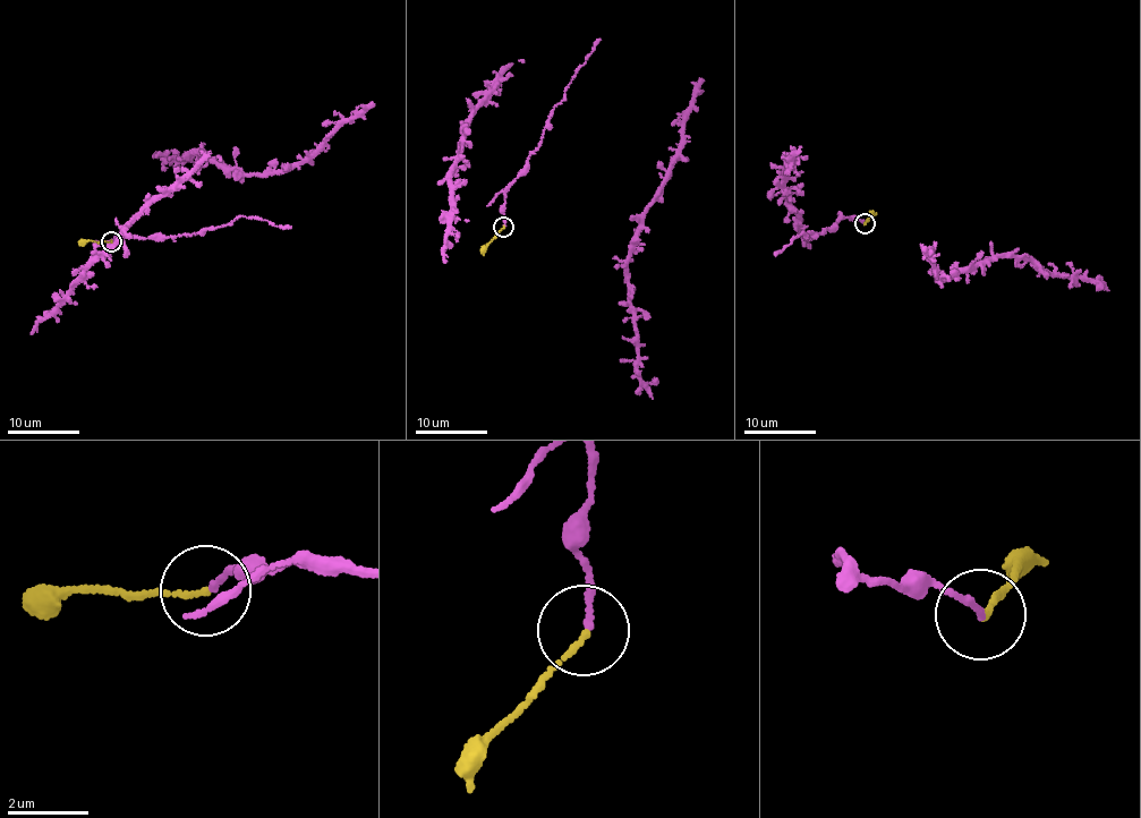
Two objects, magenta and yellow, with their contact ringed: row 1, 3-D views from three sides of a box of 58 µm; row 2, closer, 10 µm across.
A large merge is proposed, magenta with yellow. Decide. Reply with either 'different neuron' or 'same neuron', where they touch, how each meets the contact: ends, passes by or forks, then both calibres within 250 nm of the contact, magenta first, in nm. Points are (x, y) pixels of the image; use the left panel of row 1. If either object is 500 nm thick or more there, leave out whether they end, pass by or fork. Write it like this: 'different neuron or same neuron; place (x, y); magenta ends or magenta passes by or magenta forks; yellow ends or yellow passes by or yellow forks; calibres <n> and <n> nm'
same neuron; place (111, 241); magenta ends; yellow ends; calibres 120 and 130 nm

